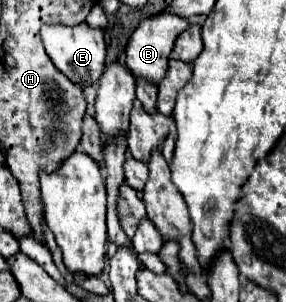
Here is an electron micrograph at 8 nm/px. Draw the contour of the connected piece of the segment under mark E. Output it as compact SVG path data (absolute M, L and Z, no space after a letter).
M85 22L71 26L71 28L61 26L61 24L55 24L55 26L45 24L41 28L41 40L43 40L45 50L47 50L49 58L53 60L53 64L63 74L67 74L67 78L73 84L77 84L81 88L97 84L97 80L101 78L103 68L105 68L105 36L103 36L103 30L91 28Z

